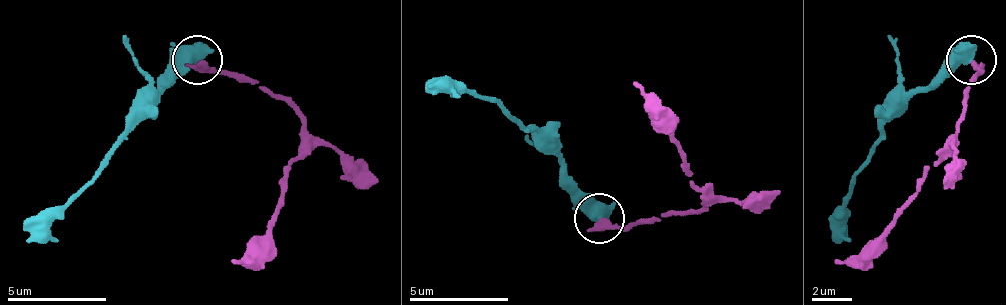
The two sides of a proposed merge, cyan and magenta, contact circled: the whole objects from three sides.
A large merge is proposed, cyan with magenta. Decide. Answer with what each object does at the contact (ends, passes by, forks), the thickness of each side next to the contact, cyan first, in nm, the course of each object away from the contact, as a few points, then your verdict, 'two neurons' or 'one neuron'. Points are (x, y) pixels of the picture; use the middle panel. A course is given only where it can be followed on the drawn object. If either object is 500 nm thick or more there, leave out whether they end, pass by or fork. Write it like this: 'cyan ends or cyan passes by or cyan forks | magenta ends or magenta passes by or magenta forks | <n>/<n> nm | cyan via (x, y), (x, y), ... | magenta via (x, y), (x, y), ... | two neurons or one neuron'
850/380 nm | cyan via (598, 217), (538, 133), (499, 103), (429, 88) | magenta via (598, 222), (662, 222), (697, 212), (702, 207), (677, 138), (647, 108), (632, 83) | two neurons

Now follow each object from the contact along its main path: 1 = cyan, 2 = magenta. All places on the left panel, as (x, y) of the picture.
1: (196, 61), (136, 125), (97, 175), (27, 244)
2: (196, 61), (260, 81), (295, 110), (300, 130), (275, 224), (245, 254), (230, 259)

